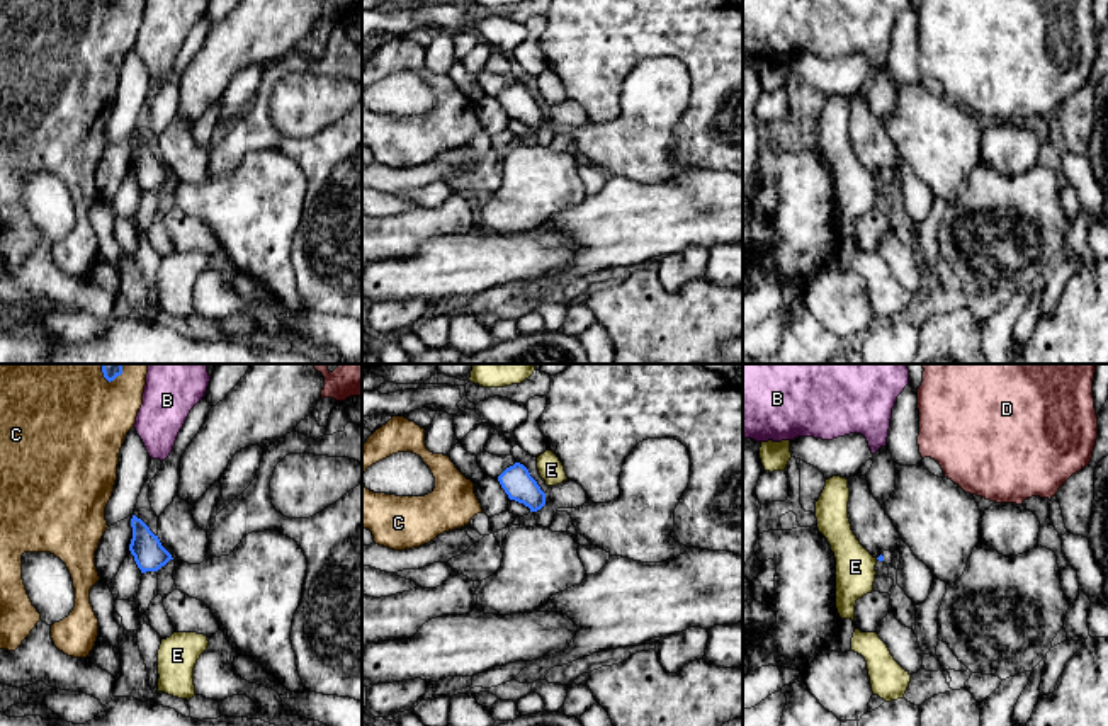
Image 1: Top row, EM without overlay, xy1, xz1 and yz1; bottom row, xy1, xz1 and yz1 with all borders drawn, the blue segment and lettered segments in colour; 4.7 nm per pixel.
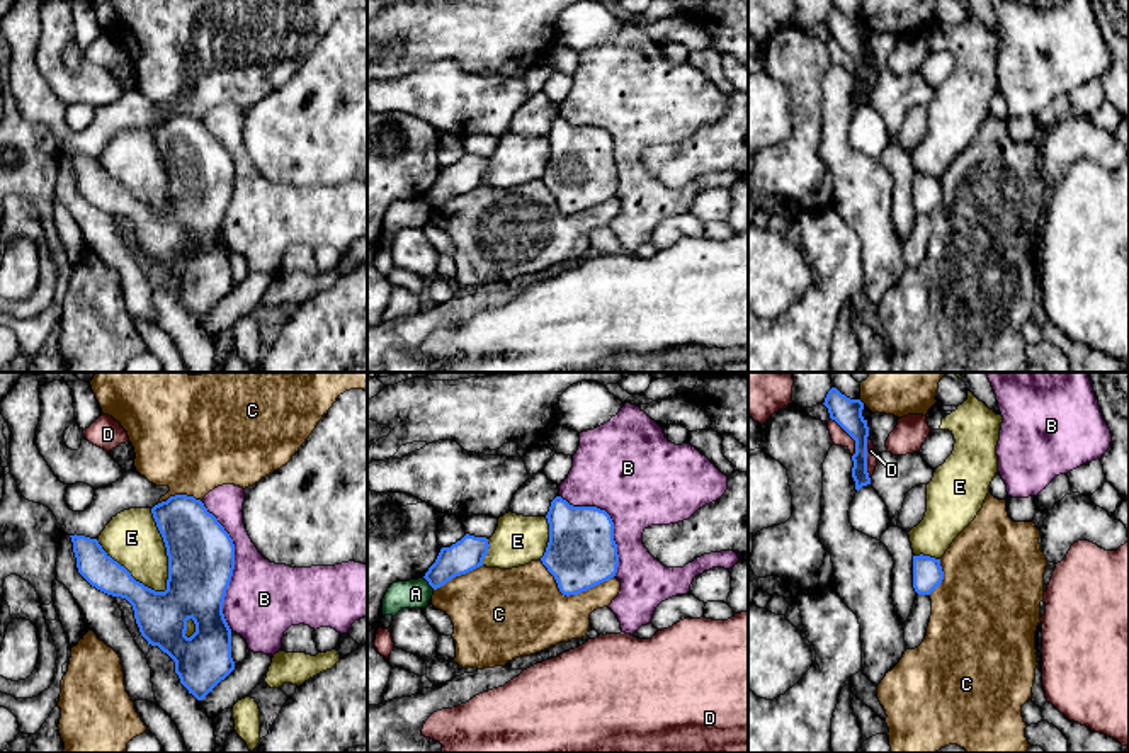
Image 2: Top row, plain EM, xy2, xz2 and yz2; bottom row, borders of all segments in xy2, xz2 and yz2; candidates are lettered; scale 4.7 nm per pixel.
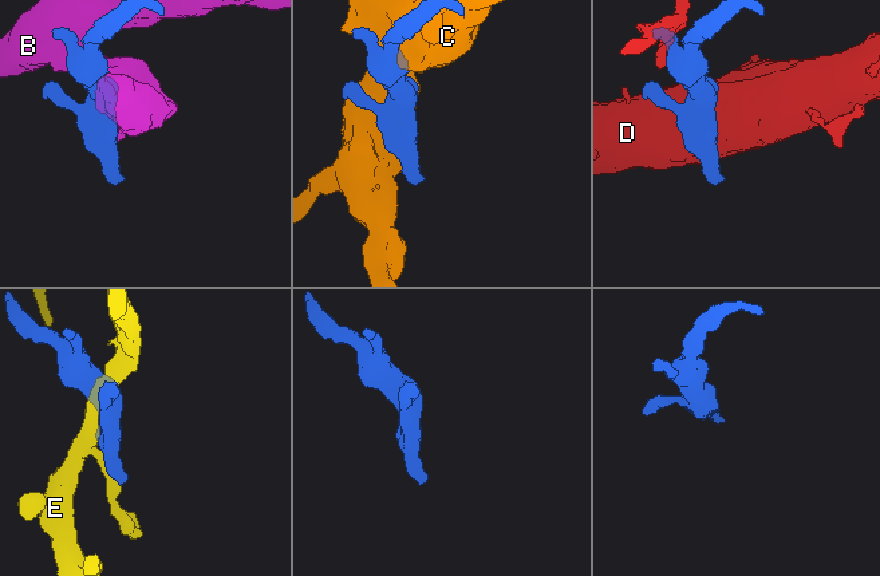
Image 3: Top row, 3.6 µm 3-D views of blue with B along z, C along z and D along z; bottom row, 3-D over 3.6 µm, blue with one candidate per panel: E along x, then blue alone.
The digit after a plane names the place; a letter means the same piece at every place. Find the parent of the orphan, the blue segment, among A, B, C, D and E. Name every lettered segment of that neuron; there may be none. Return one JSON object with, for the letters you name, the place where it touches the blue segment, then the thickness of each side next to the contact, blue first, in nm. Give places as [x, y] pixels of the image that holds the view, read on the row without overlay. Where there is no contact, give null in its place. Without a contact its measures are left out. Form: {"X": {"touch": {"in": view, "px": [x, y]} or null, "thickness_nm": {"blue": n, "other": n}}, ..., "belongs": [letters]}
{"belongs": []}

